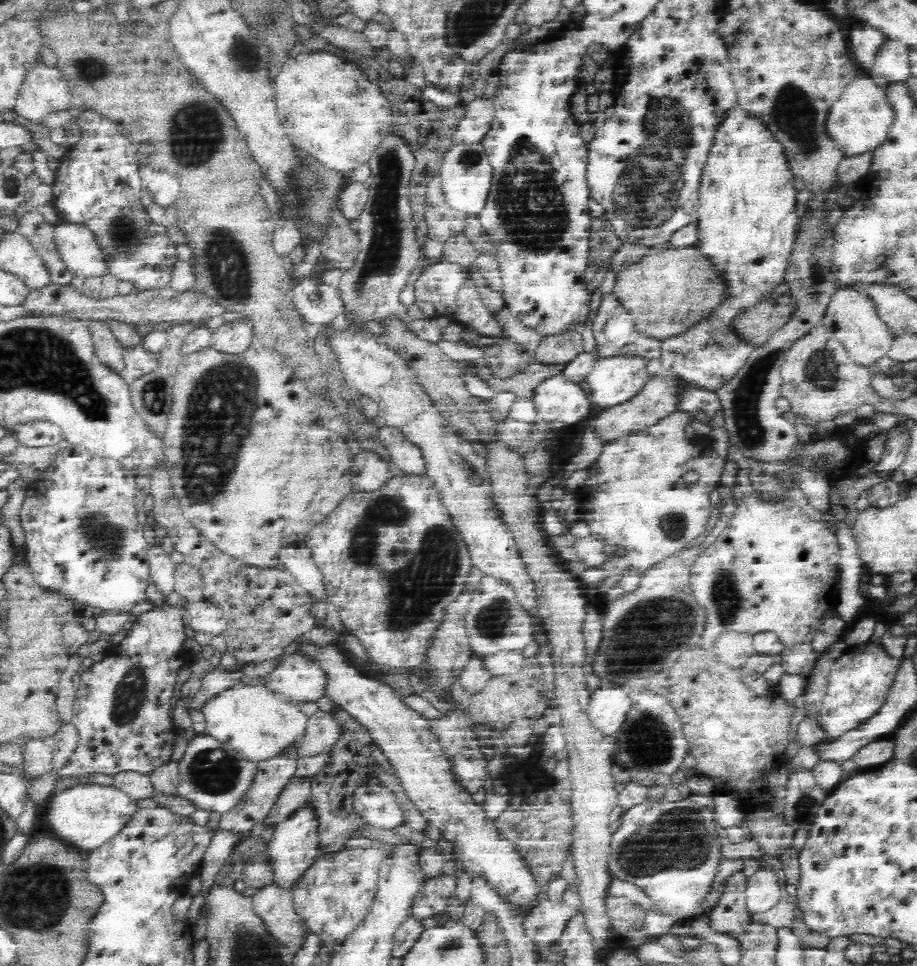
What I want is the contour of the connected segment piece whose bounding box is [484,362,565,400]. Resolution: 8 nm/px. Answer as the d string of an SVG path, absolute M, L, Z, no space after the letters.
M532 363L528 365L521 373L515 374L510 378L488 378L484 380L488 384L488 388L492 388L494 392L510 392L516 395L516 398L526 398L533 400L535 390L543 380L551 376L556 376L563 372L565 366L550 366L540 363Z

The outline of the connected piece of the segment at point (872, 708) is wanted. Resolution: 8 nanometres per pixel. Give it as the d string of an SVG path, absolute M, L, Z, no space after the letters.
M878 644L850 646L848 654L836 658L834 666L829 670L827 690L818 718L819 725L827 734L824 742L830 743L842 734L858 728L878 712L878 708L886 702L900 663L900 658L894 658Z

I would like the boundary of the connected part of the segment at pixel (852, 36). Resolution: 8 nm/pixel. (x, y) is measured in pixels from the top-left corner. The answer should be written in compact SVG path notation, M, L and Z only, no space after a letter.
M872 26L852 28L848 34L850 56L868 72L871 70L878 48L885 40L884 34Z

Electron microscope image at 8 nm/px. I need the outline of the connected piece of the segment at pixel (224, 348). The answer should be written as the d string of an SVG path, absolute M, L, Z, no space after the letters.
M248 321L223 323L211 335L211 346L221 354L241 354L252 344L253 330Z

